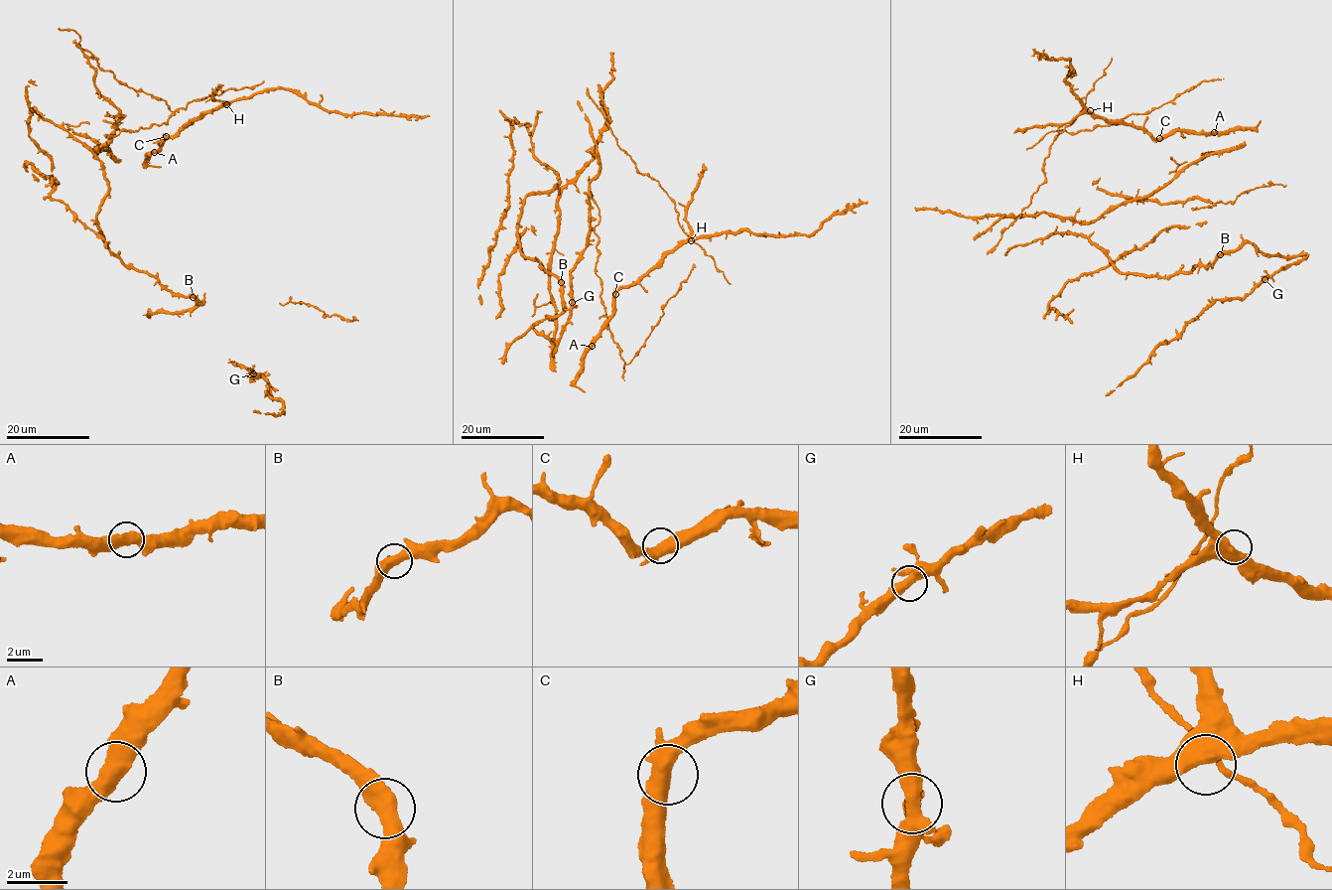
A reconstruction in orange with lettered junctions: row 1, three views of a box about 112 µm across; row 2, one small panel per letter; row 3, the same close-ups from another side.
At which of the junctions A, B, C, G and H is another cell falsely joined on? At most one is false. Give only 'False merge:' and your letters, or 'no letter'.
False merge: no letter

